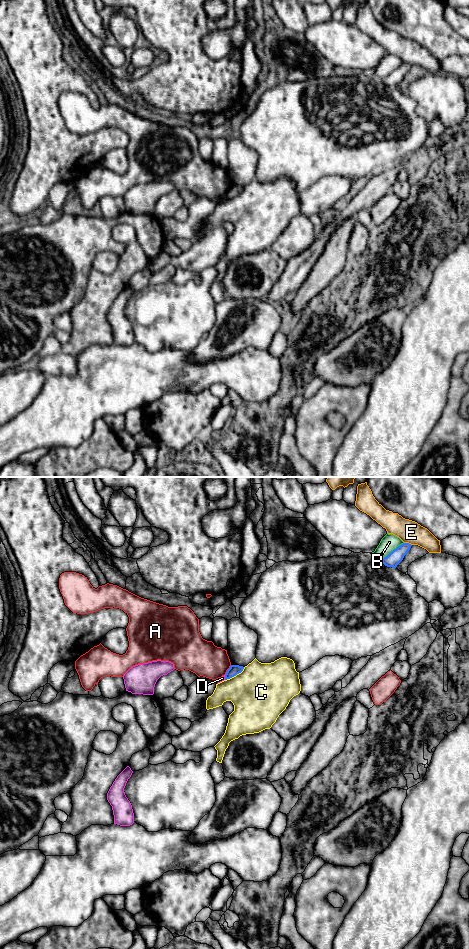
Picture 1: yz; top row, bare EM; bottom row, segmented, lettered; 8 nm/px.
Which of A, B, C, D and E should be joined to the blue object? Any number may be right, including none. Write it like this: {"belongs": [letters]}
{"belongs": []}

